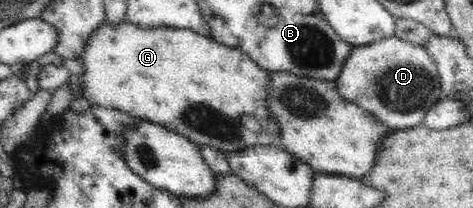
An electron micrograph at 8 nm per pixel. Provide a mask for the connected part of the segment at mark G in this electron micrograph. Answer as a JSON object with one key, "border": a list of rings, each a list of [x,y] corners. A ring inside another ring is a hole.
{"border":[[[105,20],[86,42],[77,92],[93,106],[111,107],[182,134],[197,145],[238,152],[248,146],[277,145],[281,126],[269,111],[271,75],[241,49],[223,46],[208,35],[189,29],[143,29],[124,20],[114,26]]]}

